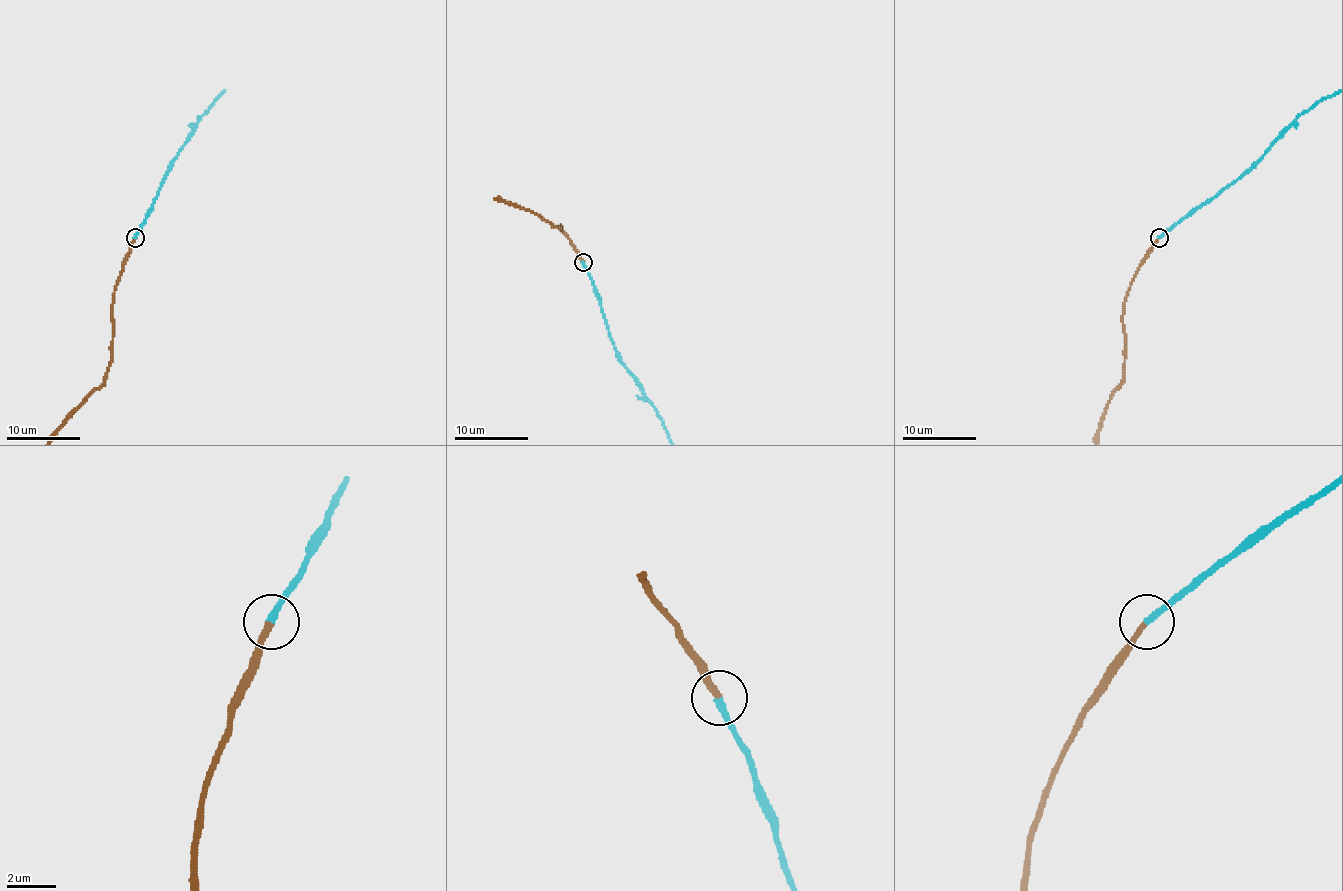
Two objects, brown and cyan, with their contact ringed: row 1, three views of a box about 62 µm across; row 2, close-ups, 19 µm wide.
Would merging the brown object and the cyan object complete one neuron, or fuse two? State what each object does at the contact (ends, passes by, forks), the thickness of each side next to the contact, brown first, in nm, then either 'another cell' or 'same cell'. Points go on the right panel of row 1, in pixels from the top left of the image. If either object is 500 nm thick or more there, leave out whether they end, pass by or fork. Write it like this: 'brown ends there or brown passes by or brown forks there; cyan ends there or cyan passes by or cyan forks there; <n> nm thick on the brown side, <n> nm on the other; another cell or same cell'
brown ends there; cyan ends there; 240 nm thick on the brown side, 280 nm on the other; same cell

